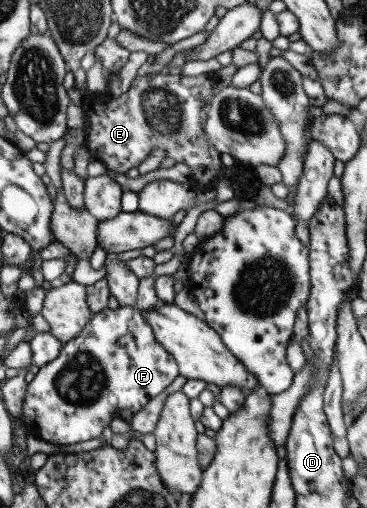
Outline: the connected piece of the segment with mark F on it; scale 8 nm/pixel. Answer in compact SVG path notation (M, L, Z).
M121 307L117 309L104 308L87 321L87 325L79 331L77 337L73 340L67 341L59 349L59 355L38 368L37 373L34 373L33 378L27 383L25 393L23 394L21 416L20 420L34 436L47 443L54 445L71 445L71 443L79 443L80 441L89 441L100 435L103 426L108 425L111 419L115 416L119 418L120 411L128 410L131 415L134 415L147 404L147 402L163 393L163 389L173 381L174 377L178 375L178 367L175 360L165 352L161 345L155 342L153 332L149 325L145 324L145 320L141 318L141 312L136 307Z

